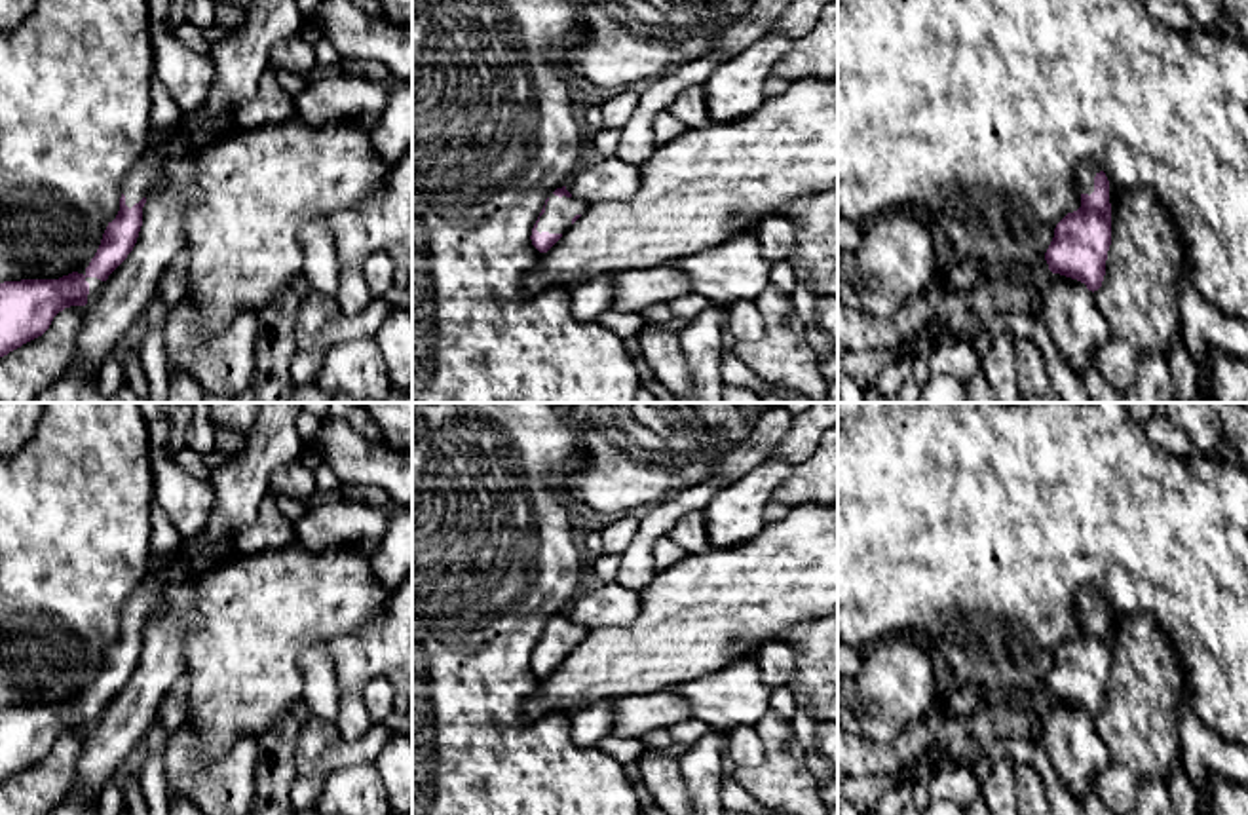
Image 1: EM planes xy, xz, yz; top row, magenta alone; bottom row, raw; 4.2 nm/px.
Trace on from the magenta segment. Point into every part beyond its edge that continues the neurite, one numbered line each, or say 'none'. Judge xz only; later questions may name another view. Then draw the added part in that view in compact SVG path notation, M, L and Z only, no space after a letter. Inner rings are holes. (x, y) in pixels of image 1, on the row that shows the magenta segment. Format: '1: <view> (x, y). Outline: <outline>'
1: xz (559, 211). Outline: M555 194L549 196L545 205L545 213L539 217L538 232L549 234L564 234L572 226L572 218L576 215L583 215L587 211L587 203L576 198L558 198Z

